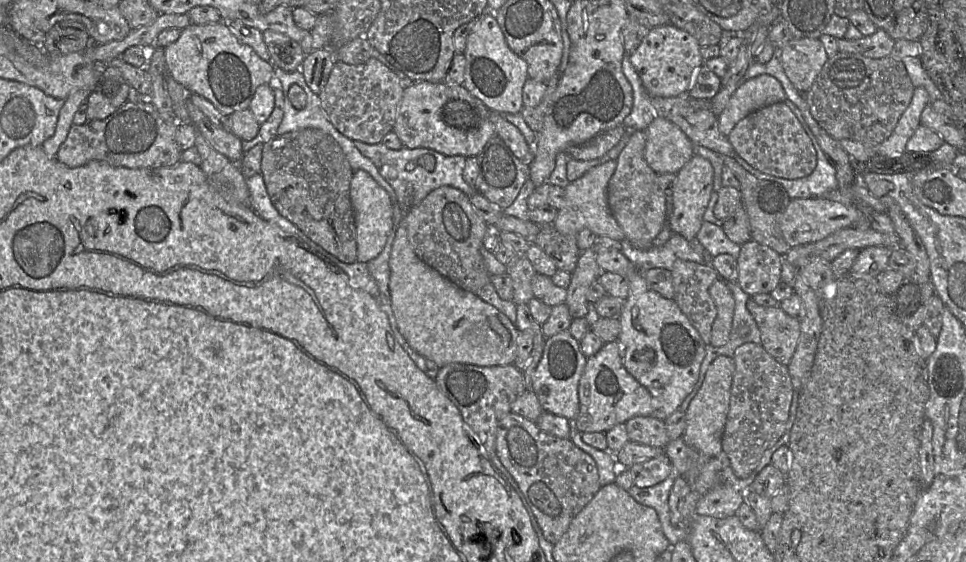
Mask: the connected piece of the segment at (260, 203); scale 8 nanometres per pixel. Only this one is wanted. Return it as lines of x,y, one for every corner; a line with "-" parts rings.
260,174
253,175
246,179
246,185
250,194
250,207
263,220
275,224
288,233
293,233
309,247
317,251
317,244
309,239
292,222
284,218
273,206
267,193
263,177

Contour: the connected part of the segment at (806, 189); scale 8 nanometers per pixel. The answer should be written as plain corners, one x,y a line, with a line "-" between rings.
785,100
787,106
795,114
804,130
806,130
817,154
817,166
815,170
807,177
789,180
783,179
768,174
761,173
748,165
737,154
733,159
748,173
753,175
759,180
772,181
780,184
787,192
790,199
814,199
824,198
829,192
838,189
838,181
836,179
836,171
834,167
829,163
828,158
823,152
817,138
809,128
803,118
801,118
799,108
791,102
791,100

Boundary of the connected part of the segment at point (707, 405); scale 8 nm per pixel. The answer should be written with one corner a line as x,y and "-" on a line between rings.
718,356
709,366
704,381
687,408
685,443
706,457
716,457
722,452
722,436
730,408
730,396
735,373
734,358

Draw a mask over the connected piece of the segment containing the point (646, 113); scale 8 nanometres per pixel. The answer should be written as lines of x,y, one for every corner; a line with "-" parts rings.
624,53
622,70
632,86
633,106
631,112
625,117
622,126
626,131
646,130
656,115
650,102
650,96
629,61
629,55

